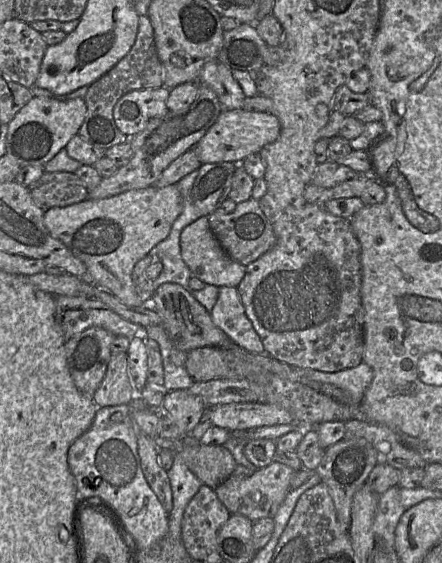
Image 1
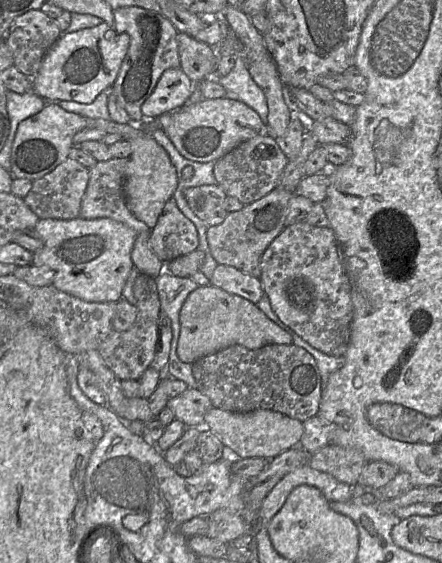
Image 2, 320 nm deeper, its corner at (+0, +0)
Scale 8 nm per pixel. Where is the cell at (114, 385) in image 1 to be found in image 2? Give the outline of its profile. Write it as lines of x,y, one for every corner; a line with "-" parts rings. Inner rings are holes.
139,274
133,286
136,298
137,318
134,325
122,332
112,330
97,349
106,366
121,381
137,380
152,365
158,343
158,319
160,301
156,281
146,274

